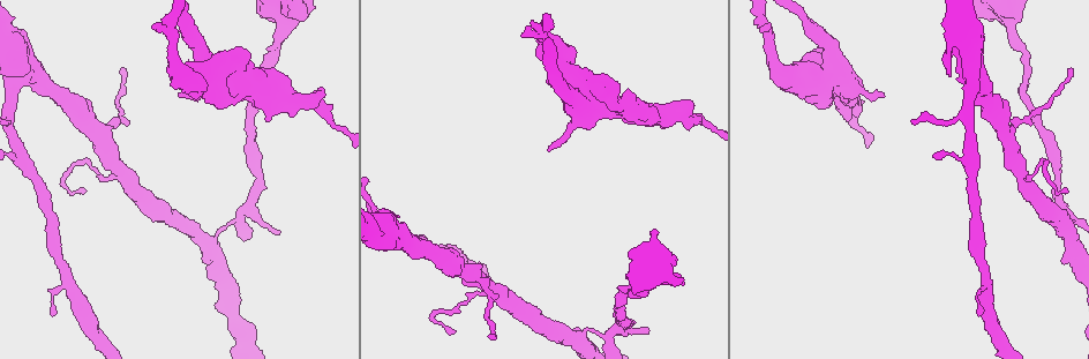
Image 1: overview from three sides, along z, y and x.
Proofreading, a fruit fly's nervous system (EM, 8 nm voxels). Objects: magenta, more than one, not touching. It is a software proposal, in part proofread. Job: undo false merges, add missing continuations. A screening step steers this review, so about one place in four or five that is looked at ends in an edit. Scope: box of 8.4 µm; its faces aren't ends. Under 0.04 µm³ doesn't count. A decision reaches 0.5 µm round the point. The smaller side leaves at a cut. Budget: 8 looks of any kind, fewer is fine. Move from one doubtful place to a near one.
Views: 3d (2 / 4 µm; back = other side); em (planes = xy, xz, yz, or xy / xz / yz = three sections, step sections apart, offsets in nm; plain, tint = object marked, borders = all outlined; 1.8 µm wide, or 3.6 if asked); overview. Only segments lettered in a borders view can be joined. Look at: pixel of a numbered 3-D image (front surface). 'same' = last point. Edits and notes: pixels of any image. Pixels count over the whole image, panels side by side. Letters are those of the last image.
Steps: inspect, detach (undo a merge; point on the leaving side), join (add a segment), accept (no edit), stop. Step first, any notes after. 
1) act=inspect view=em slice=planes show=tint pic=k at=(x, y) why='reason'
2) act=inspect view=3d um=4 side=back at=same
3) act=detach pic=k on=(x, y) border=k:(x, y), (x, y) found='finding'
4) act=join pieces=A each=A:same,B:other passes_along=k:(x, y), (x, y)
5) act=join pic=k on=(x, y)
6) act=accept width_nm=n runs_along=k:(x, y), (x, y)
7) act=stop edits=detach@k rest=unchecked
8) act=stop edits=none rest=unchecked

act=inspect view=em um=3.6 slice=planes show=borders pic=1 at=(846, 121) why='thick end'

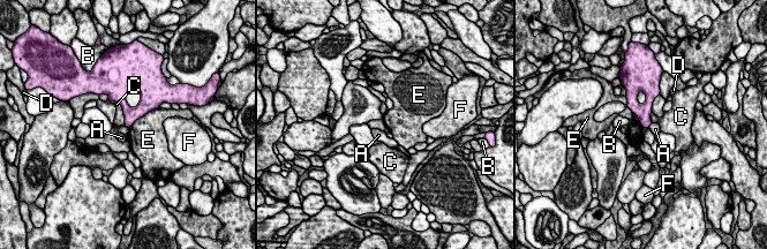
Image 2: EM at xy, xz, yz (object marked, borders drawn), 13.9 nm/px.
act=accept each=A:other,B:other,C:other,D:other,E:other,F:other border=2:(158, 107), (148, 111), (128, 128) found='none of them fits'

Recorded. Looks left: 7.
act=inspect view=3d um=4 pic=1 at=(1073, 215)

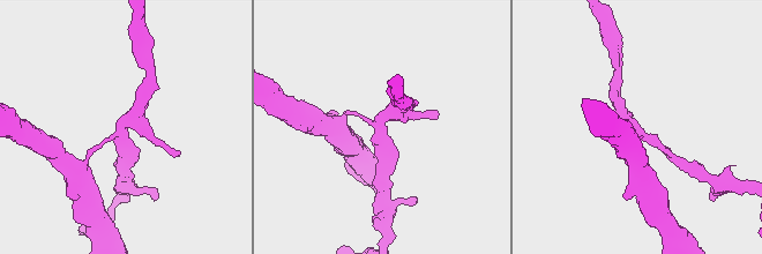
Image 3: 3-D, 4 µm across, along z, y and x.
act=inspect view=em slice=planes show=borders pic=3 at=(123, 128)

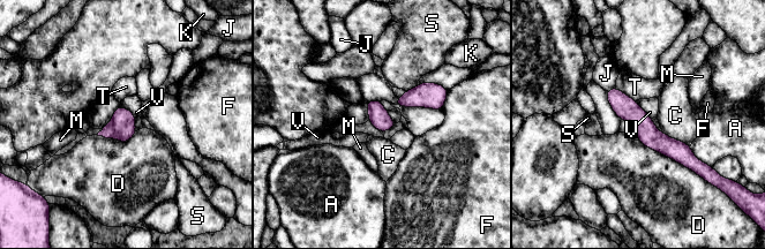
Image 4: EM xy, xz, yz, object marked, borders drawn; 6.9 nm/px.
act=detach pic=4 on=(122, 121) width_nm=140 each=A:other,C:other,D:other,F:other,J:other,K:other,M:other,S:other,T:other,V:other found='two neurons meet here'

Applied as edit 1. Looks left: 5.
act=inspect view=em slice=xy step=4 show=borders pic=1 at=(769, 28) why='free end'

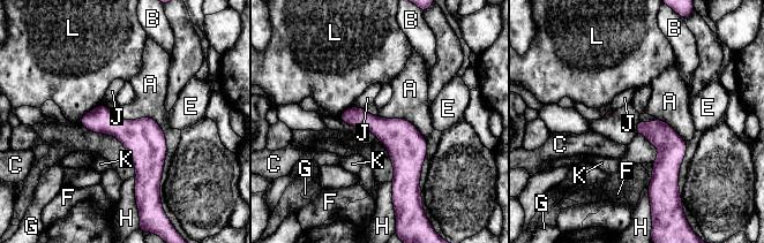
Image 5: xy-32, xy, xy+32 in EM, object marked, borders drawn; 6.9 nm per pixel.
act=accept longest_contact=A:360nm each=A:other,B:other,C:other,E:other,F:other,G:other,H:other,J:other,K:other,L:other runs_along=5:(659, 122), (665, 176), (651, 191) found='none of them fits'

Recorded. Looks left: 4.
act=stop edits=detach@4 rest=unchecked

